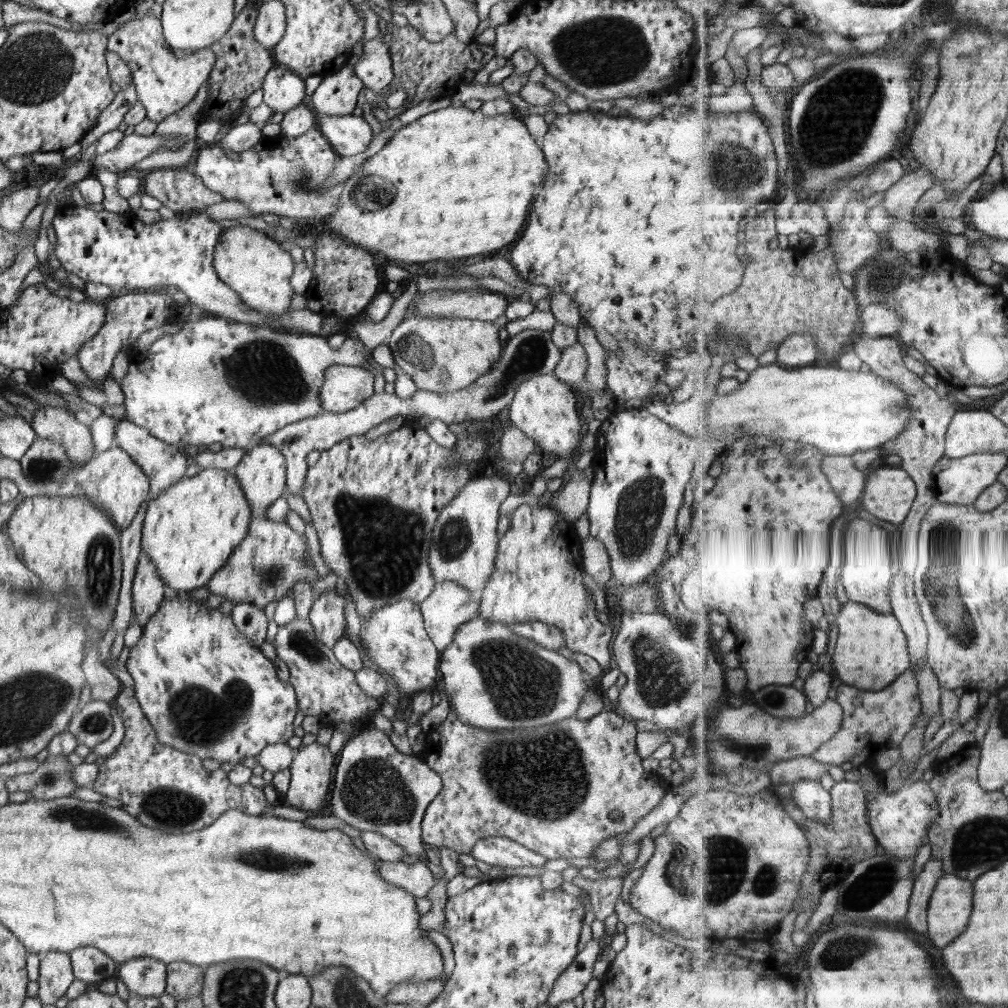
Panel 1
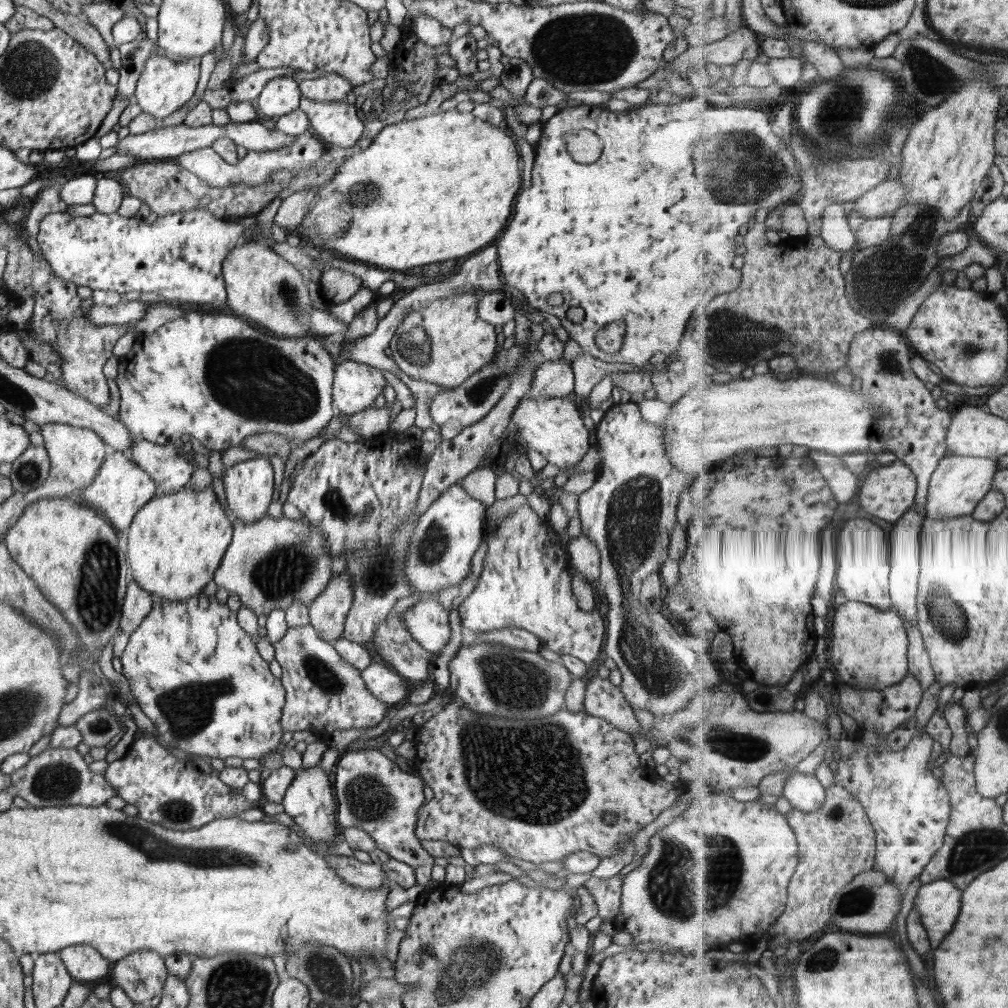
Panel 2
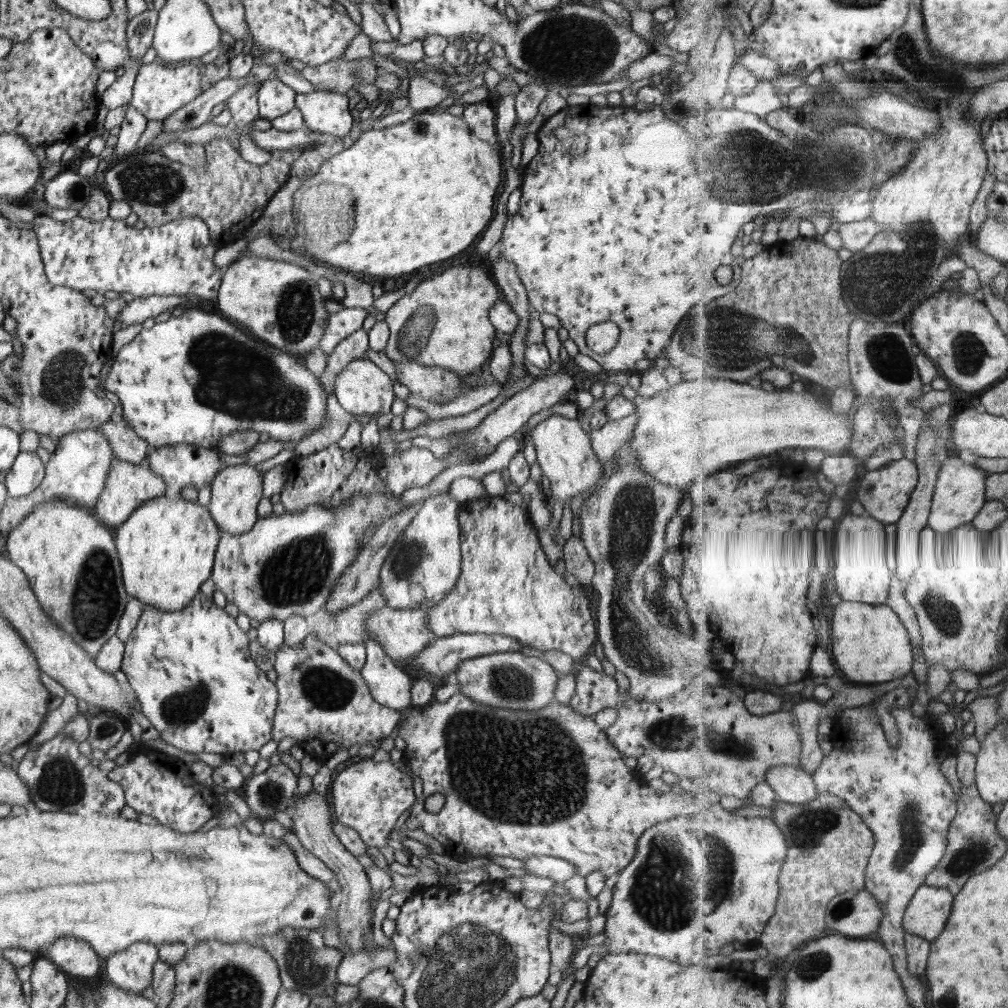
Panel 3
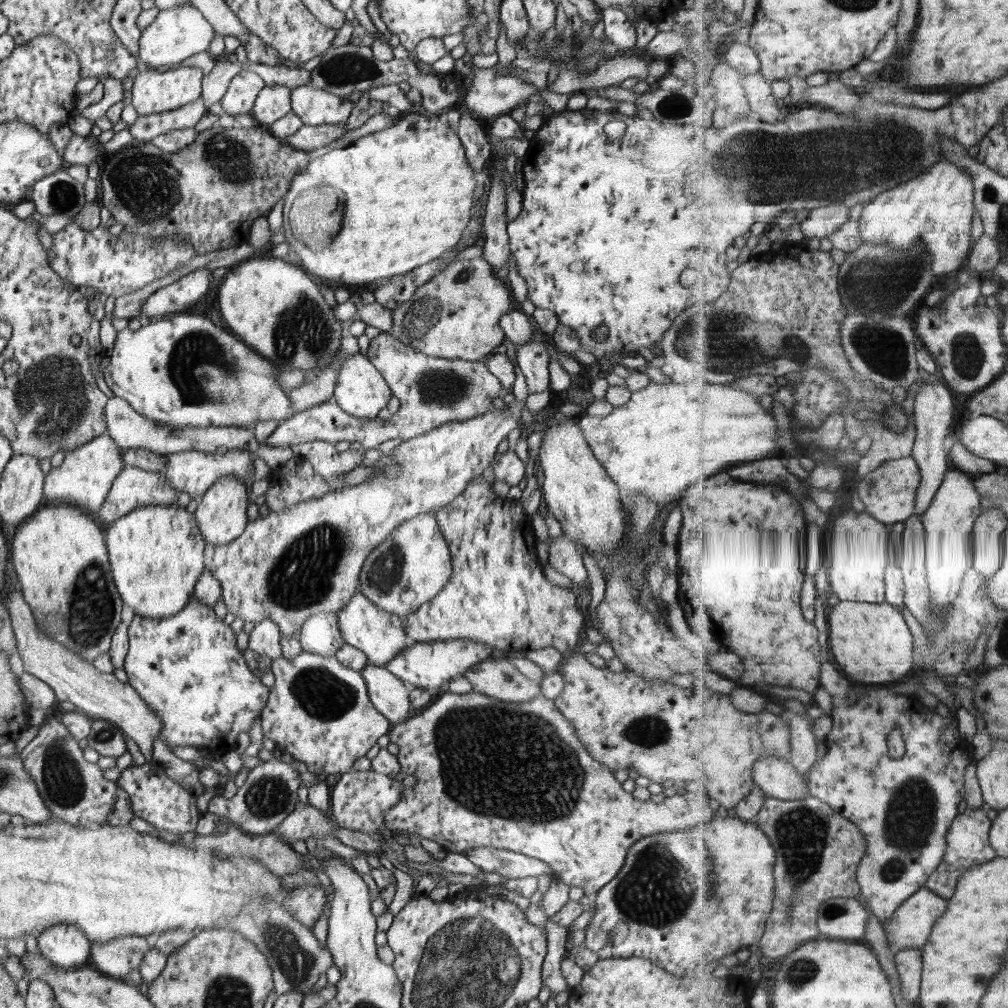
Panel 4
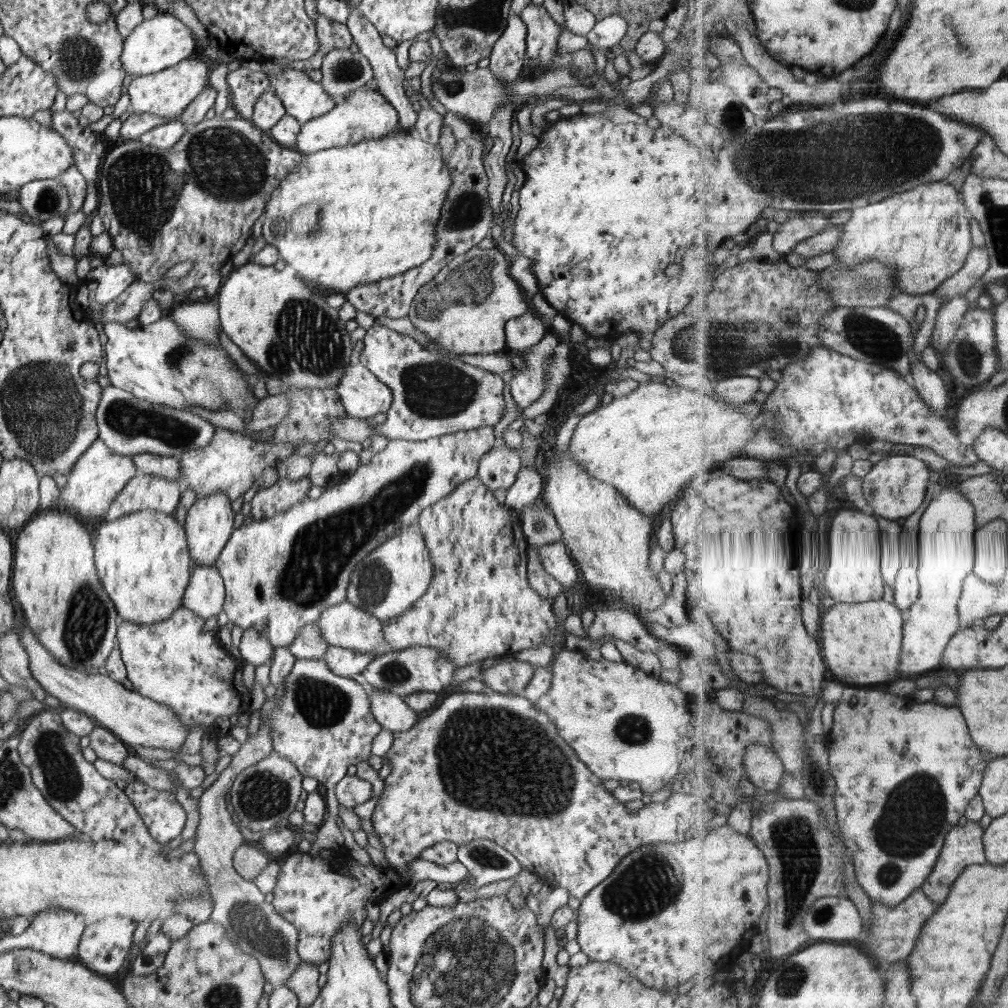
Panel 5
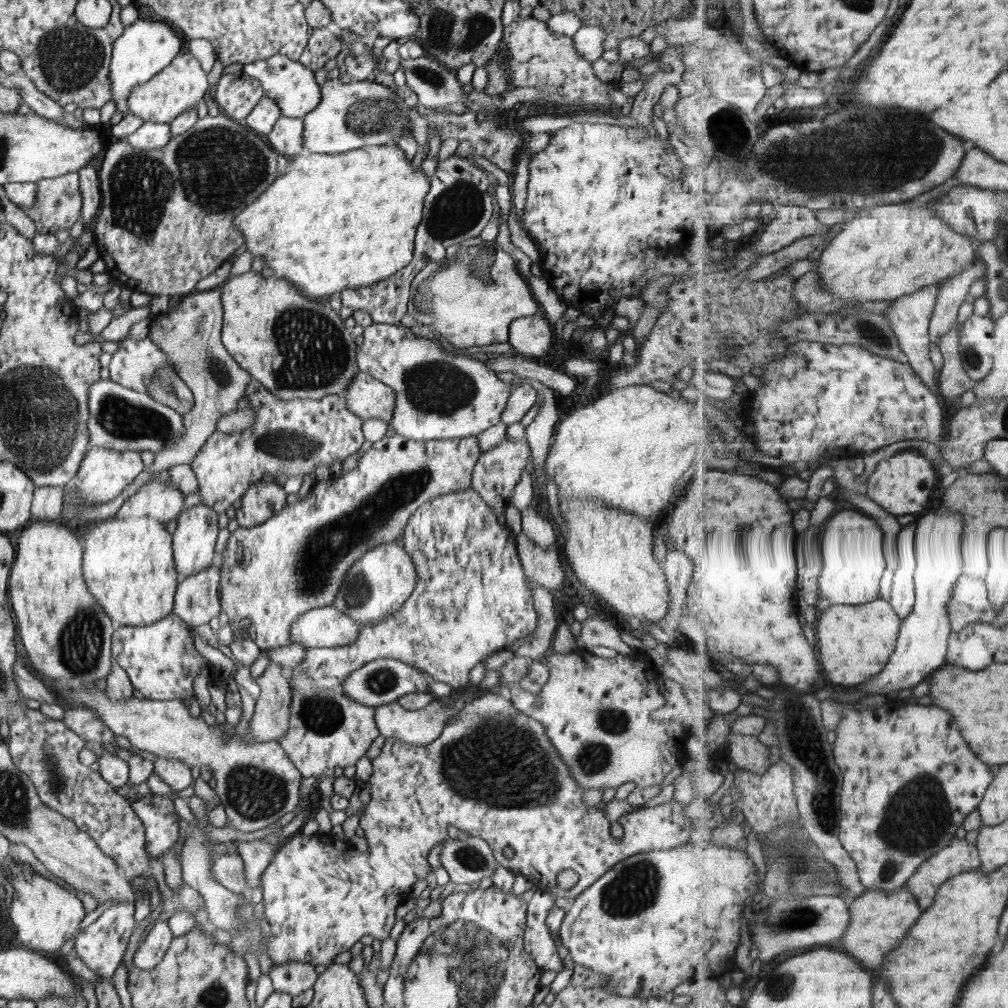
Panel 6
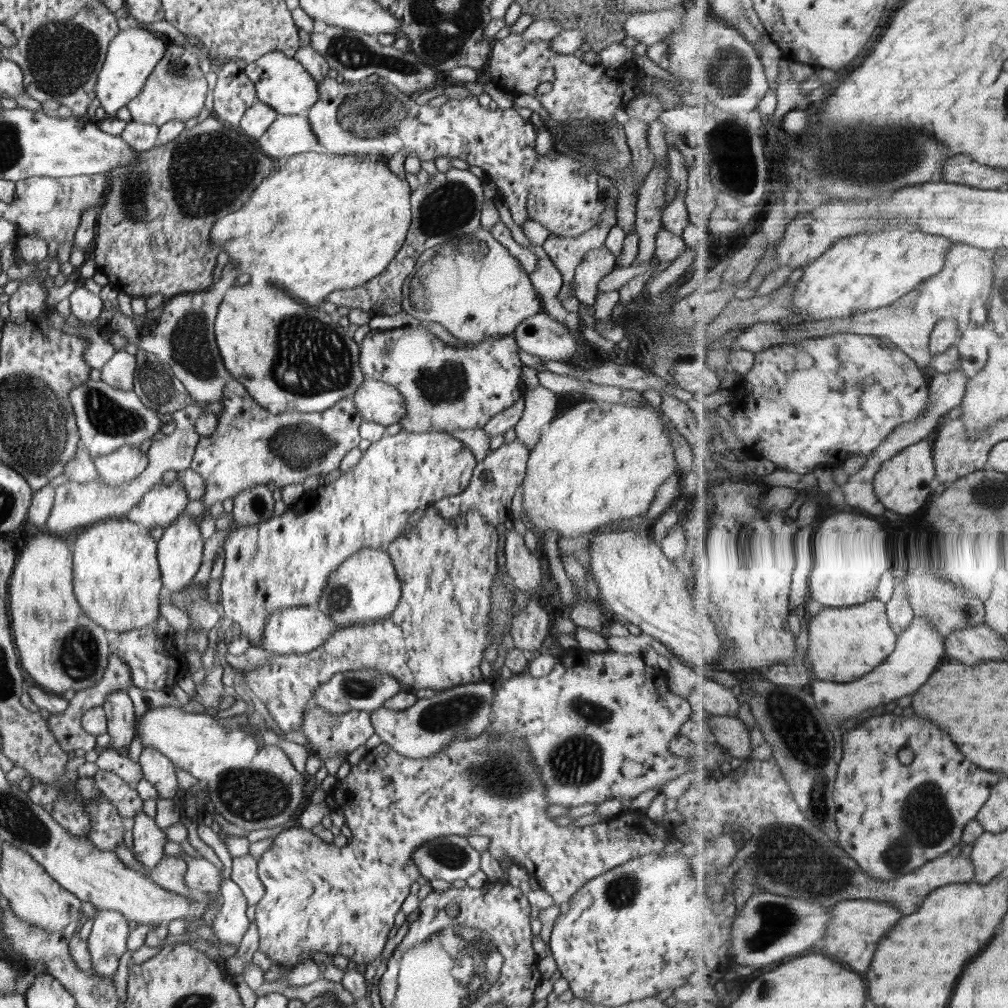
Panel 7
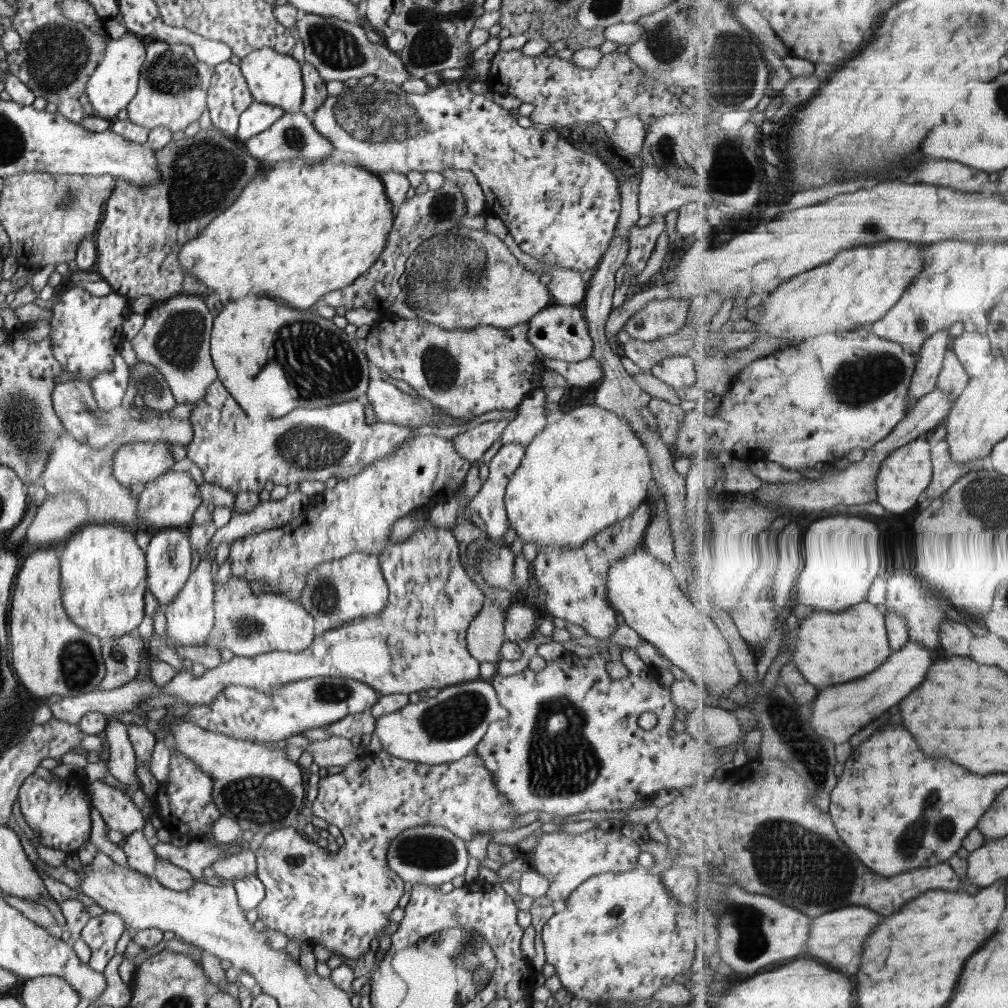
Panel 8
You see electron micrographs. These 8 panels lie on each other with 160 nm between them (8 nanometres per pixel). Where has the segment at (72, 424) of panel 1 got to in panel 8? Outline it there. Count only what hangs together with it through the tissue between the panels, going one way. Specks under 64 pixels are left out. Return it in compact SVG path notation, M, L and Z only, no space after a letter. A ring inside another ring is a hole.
M144 441L144 442L128 442L119 445L115 449L112 457L113 477L121 483L123 487L131 488L133 485L140 483L146 484L153 481L156 477L162 476L168 472L168 469L174 469L174 464L171 452L169 452L169 443L167 441Z

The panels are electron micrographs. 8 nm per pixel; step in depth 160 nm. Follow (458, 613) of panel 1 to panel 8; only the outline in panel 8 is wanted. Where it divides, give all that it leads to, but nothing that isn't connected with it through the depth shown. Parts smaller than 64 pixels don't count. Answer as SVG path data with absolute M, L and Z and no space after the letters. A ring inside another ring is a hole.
M213 577L214 587L214 610L215 610L215 619L214 626L211 630L209 636L207 636L207 641L204 644L204 647L210 647L216 650L224 650L230 649L235 656L243 656L243 657L253 657L261 654L266 654L268 652L280 651L280 652L302 652L306 650L311 645L311 642L315 639L315 637L319 633L319 628L317 626L317 622L314 620L314 617L308 612L298 601L293 601L292 599L285 597L284 595L276 595L275 593L261 593L254 594L252 589L249 586L248 581L240 580L239 578L229 577L226 583L215 583L215 577Z

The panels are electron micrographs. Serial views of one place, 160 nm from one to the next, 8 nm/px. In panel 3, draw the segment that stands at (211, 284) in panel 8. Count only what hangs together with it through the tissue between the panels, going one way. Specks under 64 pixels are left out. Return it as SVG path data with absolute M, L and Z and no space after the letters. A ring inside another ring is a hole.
M424 110L414 115L404 123L399 123L380 130L371 127L364 131L358 140L349 148L326 159L321 166L311 174L308 180L294 193L293 216L292 220L298 224L298 231L303 235L303 252L306 256L324 263L329 267L340 269L349 275L355 272L364 276L380 276L384 279L401 274L414 273L414 270L422 266L430 266L434 262L448 260L460 252L464 252L478 236L484 232L489 222L495 215L496 195L500 193L502 187L502 162L500 148L493 147L485 140L480 140L467 126L467 122L461 117L457 117L443 110L433 112Z

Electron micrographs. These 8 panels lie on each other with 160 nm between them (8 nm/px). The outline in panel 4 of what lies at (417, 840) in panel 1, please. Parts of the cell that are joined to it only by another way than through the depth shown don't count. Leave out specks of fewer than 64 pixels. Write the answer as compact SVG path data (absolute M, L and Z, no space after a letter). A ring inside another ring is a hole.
M350 768L349 772L340 776L332 790L330 817L338 828L373 836L378 829L384 827L384 813L400 801L402 788L402 782L396 782L386 774L380 774L372 769L357 772L356 769Z

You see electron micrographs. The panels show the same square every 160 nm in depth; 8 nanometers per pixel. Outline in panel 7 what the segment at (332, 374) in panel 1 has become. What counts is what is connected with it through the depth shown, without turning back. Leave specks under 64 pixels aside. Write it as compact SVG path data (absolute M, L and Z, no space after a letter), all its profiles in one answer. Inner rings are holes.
M366 377L352 397L363 421L373 421L388 427L406 416L401 392L391 384L372 377Z

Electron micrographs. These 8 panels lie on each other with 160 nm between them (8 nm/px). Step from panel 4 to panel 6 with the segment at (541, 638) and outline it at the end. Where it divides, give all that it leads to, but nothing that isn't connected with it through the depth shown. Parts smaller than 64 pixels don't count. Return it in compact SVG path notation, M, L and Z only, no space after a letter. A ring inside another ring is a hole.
M471 486L422 503L408 519L402 538L417 572L410 598L393 615L379 623L362 626L352 644L307 649L303 661L285 673L292 689L296 671L306 671L317 687L339 687L351 672L381 658L401 660L435 681L457 688L469 681L468 672L478 662L484 662L492 652L507 649L516 640L535 632L539 616L517 553L515 535L507 526L500 526L495 512Z

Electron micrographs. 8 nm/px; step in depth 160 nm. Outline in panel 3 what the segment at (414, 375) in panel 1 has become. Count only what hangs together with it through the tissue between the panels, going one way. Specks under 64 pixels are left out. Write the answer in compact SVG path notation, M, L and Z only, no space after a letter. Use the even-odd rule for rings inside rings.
M486 264L474 266L454 266L446 268L442 274L432 274L426 281L421 281L412 294L400 298L385 313L385 322L390 328L390 337L385 349L386 357L394 363L416 362L428 367L445 368L458 376L467 376L486 366L493 354L492 340L496 330L488 319L488 312L496 306L498 288Z

